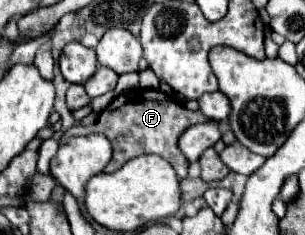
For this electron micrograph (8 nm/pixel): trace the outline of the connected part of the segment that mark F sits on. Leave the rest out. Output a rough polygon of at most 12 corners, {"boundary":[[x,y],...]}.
{"boundary":[[162,91],[118,95],[90,127],[114,145],[106,171],[156,153],[188,175],[178,137],[204,123]]}

